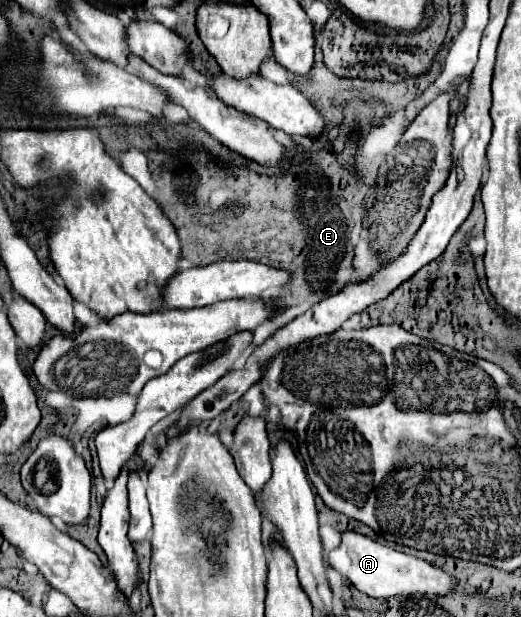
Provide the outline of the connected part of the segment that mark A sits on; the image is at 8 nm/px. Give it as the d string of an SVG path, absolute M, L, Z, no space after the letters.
M348 531L342 535L342 543L336 551L330 553L330 565L344 573L344 577L348 577L358 591L376 597L376 599L406 599L412 595L436 595L436 597L444 597L448 593L452 593L458 585L458 579L446 571L442 571L440 567L430 565L424 559L400 553L392 547L386 547L378 541L372 541L360 533Z

